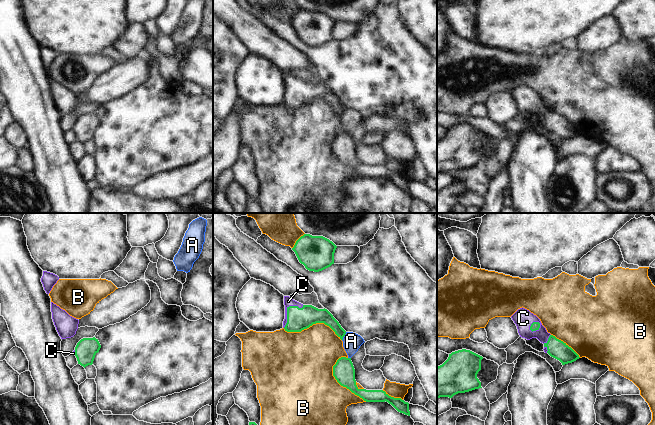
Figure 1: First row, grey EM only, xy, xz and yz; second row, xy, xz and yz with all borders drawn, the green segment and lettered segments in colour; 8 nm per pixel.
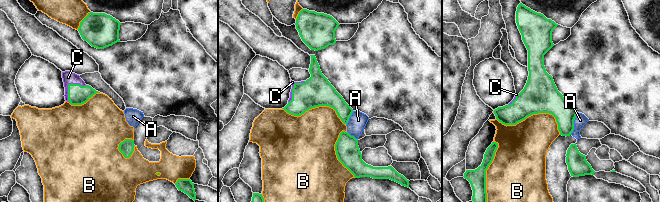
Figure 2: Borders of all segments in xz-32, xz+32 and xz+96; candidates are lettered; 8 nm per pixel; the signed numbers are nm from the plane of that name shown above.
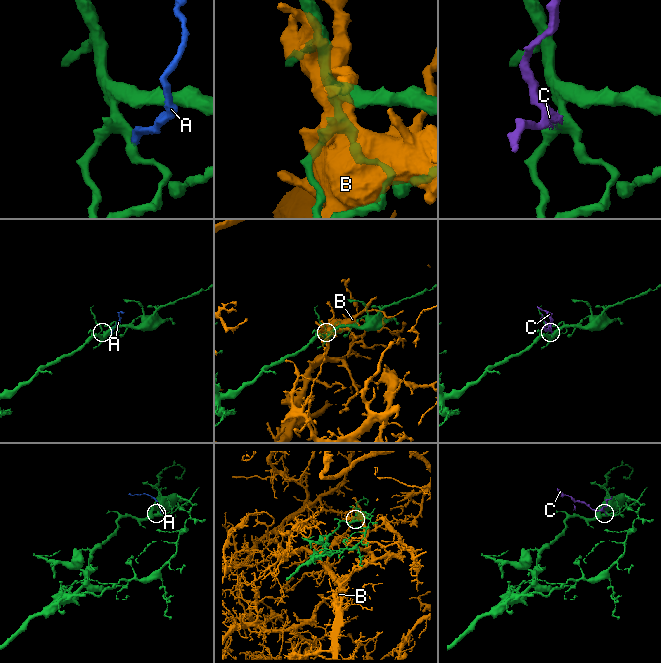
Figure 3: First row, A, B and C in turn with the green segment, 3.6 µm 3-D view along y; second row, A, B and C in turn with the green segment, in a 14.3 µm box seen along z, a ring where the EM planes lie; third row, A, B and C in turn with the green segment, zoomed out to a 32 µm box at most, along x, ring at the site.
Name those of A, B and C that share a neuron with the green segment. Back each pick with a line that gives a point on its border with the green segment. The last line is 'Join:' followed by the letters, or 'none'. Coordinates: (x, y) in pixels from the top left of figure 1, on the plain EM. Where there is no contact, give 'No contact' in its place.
C: Touches green at xz (287, 86)
Join: C

